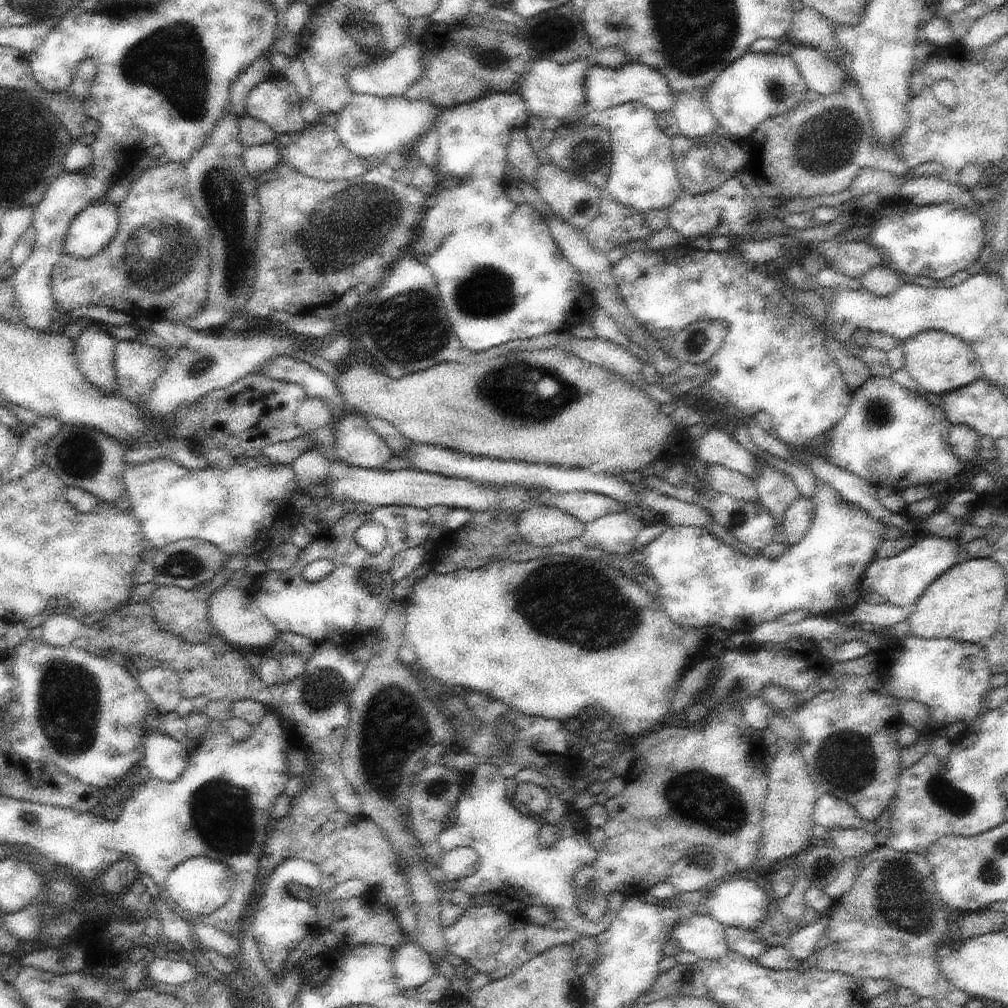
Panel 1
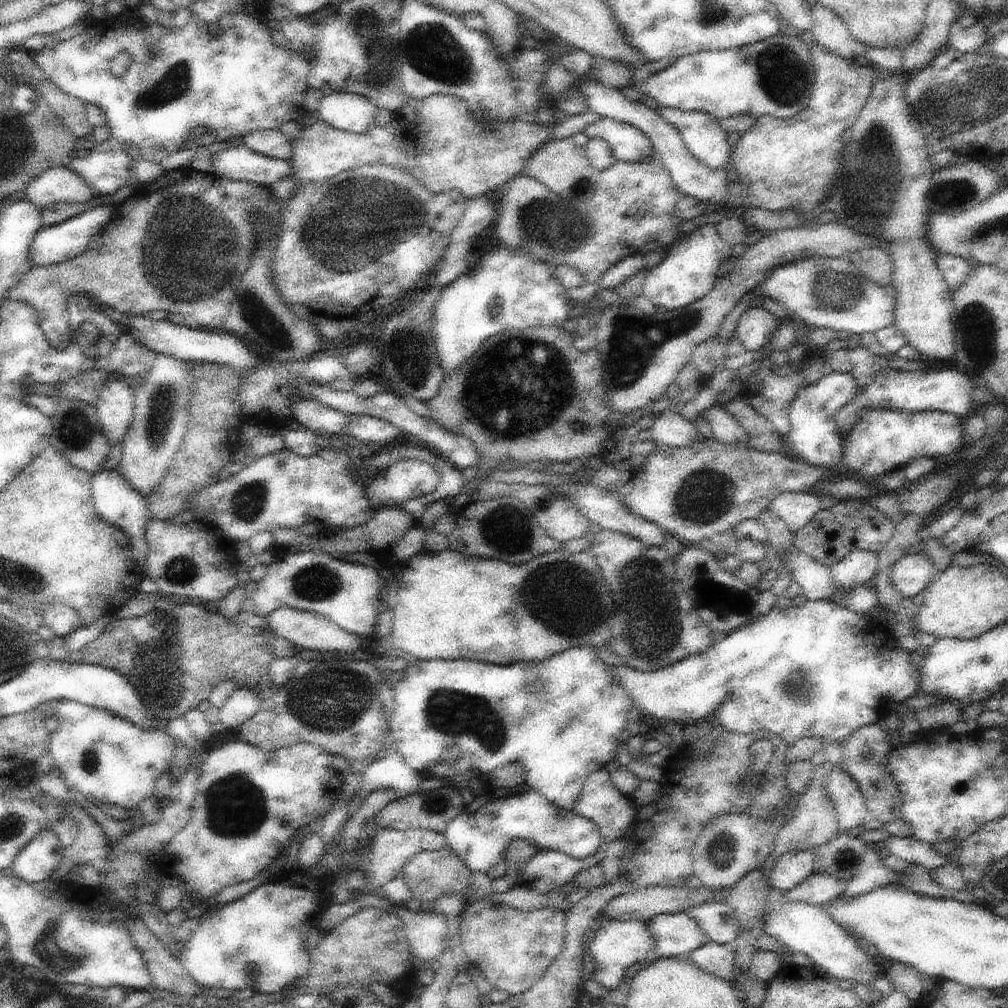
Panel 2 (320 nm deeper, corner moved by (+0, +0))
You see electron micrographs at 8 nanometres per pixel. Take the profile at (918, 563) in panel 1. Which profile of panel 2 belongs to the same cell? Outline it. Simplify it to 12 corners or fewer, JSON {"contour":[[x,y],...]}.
{"contour":[[925,552],[894,562],[891,581],[914,598],[929,586],[933,560]]}

